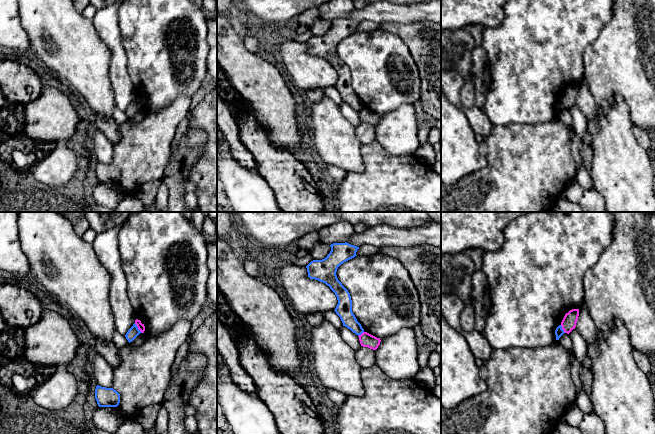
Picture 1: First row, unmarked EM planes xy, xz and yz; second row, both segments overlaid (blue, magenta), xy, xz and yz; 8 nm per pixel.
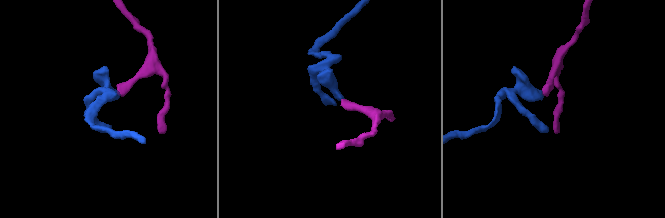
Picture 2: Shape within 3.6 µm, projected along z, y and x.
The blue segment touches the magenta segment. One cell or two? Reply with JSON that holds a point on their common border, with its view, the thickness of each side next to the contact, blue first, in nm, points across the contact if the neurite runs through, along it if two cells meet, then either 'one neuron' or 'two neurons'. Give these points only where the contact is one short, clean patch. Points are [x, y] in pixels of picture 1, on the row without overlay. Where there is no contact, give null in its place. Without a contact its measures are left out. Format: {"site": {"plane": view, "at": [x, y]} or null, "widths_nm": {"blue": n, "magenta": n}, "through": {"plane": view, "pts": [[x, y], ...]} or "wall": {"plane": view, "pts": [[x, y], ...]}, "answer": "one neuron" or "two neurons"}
{"site": {"plane": "xy", "at": [137, 104]}, "widths_nm": {"blue": 90, "magenta": 60}, "wall": {"plane": "xy", "pts": [[134, 99], [142, 108]]}, "answer": "two neurons"}

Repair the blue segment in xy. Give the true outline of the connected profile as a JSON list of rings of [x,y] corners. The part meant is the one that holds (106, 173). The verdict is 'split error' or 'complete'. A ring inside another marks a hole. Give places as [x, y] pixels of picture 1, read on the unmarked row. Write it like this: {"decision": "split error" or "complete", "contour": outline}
{"decision": "complete", "contour": [[[97,161],[95,175],[99,183],[117,183],[120,179],[120,170],[113,164]]]}

